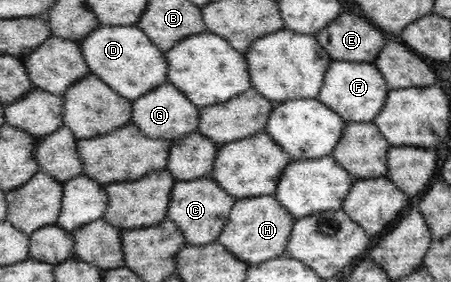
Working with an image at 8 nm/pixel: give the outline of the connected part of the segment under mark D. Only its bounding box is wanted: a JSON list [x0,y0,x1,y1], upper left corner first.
[78,24,169,100]

